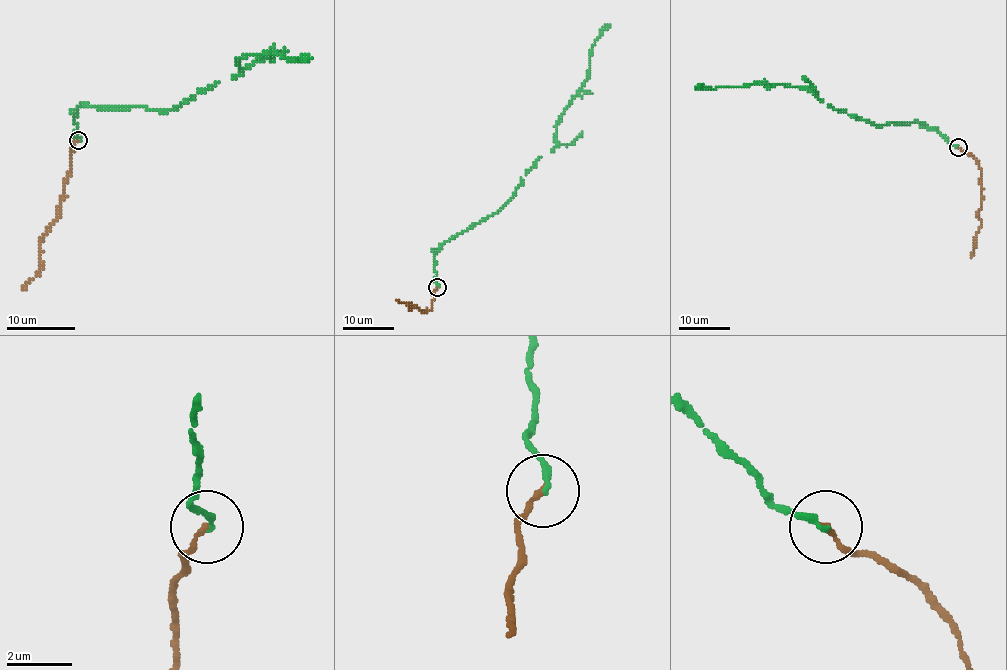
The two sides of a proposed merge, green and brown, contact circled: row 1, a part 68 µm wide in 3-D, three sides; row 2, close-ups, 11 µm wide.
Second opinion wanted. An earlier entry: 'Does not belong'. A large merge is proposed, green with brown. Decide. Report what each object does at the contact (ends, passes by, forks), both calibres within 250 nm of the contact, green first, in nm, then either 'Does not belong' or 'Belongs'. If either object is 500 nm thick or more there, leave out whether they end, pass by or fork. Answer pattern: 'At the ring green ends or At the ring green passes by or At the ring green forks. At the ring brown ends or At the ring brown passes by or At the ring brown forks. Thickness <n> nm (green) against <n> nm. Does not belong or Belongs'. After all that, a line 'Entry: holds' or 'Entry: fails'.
At the ring green ends. At the ring brown ends. Thickness 200 nm (green) against 170 nm. Belongs
Entry: fails

